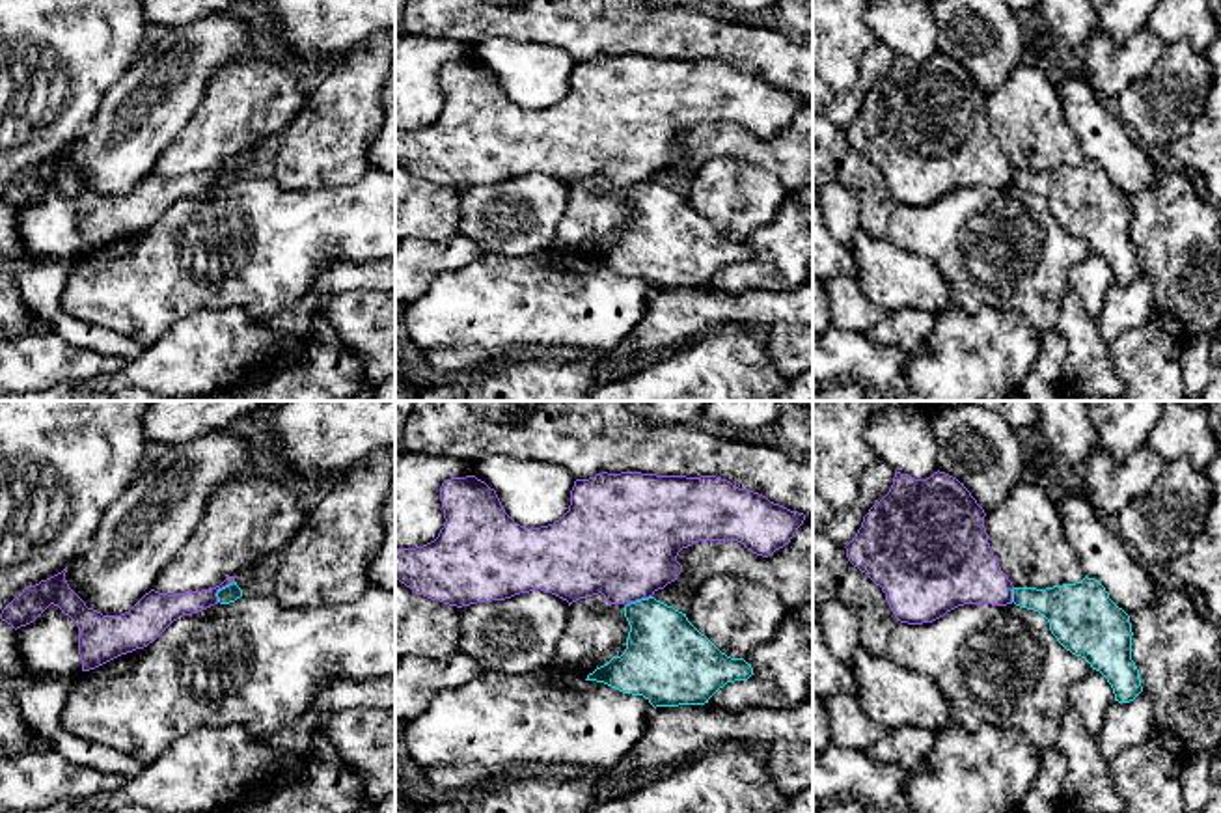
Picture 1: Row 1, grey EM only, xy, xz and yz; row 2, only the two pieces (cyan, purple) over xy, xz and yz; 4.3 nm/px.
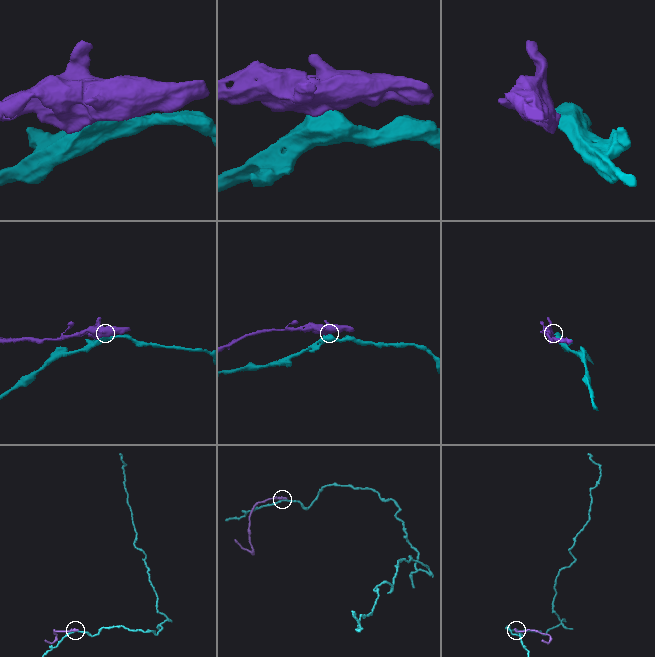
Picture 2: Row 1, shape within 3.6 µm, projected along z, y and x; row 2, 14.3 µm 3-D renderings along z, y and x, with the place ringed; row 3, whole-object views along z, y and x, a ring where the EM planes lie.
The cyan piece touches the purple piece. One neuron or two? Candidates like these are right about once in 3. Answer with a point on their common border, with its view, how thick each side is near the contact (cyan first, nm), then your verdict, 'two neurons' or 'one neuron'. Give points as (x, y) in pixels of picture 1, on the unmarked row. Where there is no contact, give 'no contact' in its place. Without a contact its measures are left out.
xy (220, 172) | 80/130 nm | two neurons

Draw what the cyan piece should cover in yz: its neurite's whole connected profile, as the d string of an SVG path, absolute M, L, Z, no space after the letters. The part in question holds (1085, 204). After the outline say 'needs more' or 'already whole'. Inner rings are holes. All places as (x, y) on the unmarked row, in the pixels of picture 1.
M1085 158L1081 164L1046 172L1014 170L1012 185L1044 198L1057 224L1107 261L1115 283L1130 285L1143 274L1132 242L1130 198L1098 162Z; already whole

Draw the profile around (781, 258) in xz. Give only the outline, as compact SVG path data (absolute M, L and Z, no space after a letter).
M787 201L777 216L744 241L753 257L727 265L708 287L725 295L792 293L813 267L813 211Z

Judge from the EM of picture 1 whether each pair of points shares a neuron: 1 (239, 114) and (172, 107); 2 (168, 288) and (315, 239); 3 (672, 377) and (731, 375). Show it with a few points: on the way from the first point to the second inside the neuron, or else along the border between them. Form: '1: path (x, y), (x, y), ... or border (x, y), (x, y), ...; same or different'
1: border (219, 71), (209, 81), (189, 122), (168, 144); different
2: path (205, 291), (219, 299), (278, 247); same
3: path (686, 377), (716, 375); same

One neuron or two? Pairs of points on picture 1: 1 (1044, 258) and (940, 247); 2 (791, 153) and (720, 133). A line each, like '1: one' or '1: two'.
1: one
2: one

